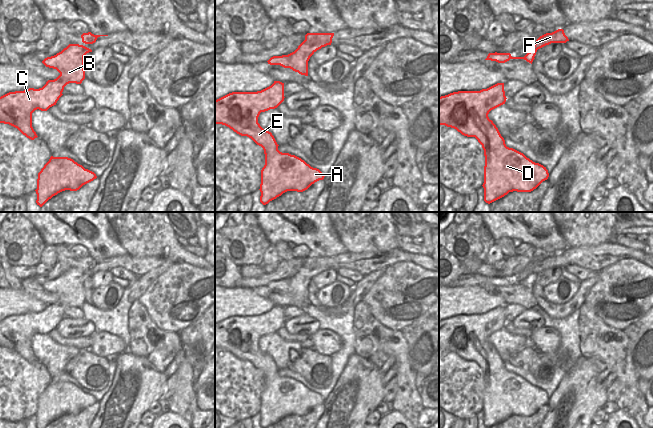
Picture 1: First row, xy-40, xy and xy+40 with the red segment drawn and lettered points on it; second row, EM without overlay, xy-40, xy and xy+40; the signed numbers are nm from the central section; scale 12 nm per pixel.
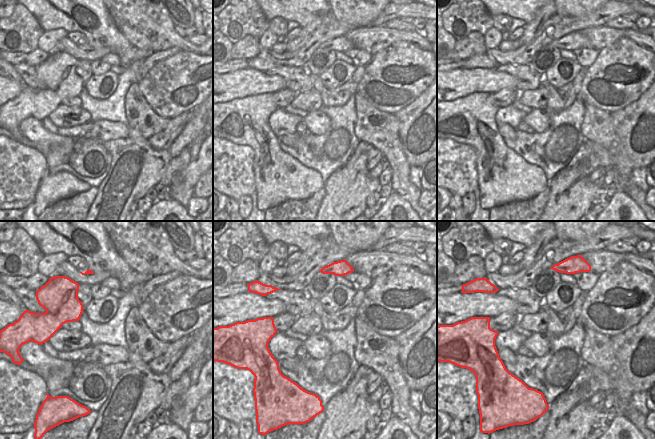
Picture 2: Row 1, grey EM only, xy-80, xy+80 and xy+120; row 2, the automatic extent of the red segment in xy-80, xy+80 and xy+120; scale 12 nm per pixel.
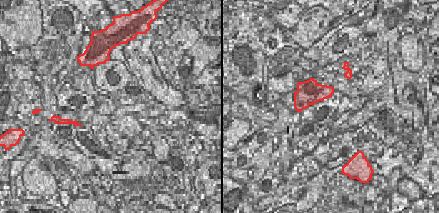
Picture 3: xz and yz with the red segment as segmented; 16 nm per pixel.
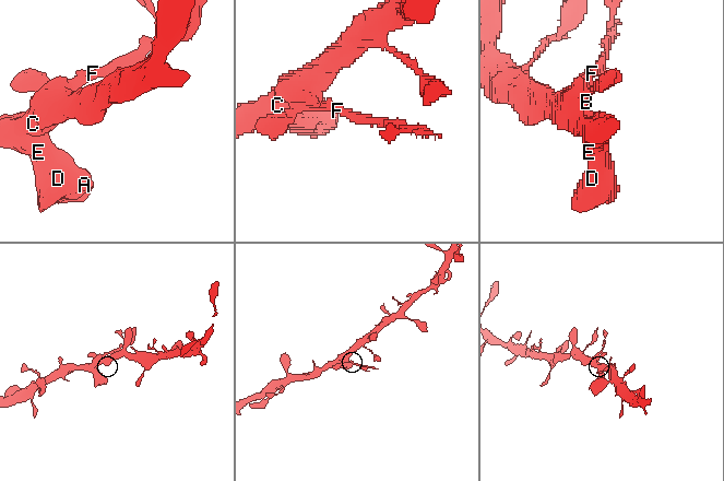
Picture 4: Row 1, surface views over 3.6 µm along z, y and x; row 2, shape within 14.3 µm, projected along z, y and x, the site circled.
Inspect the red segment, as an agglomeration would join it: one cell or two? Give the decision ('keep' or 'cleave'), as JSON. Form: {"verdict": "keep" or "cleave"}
{"verdict": "keep"}

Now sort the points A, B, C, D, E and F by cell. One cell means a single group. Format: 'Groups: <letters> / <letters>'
Groups: A B C D E F.

